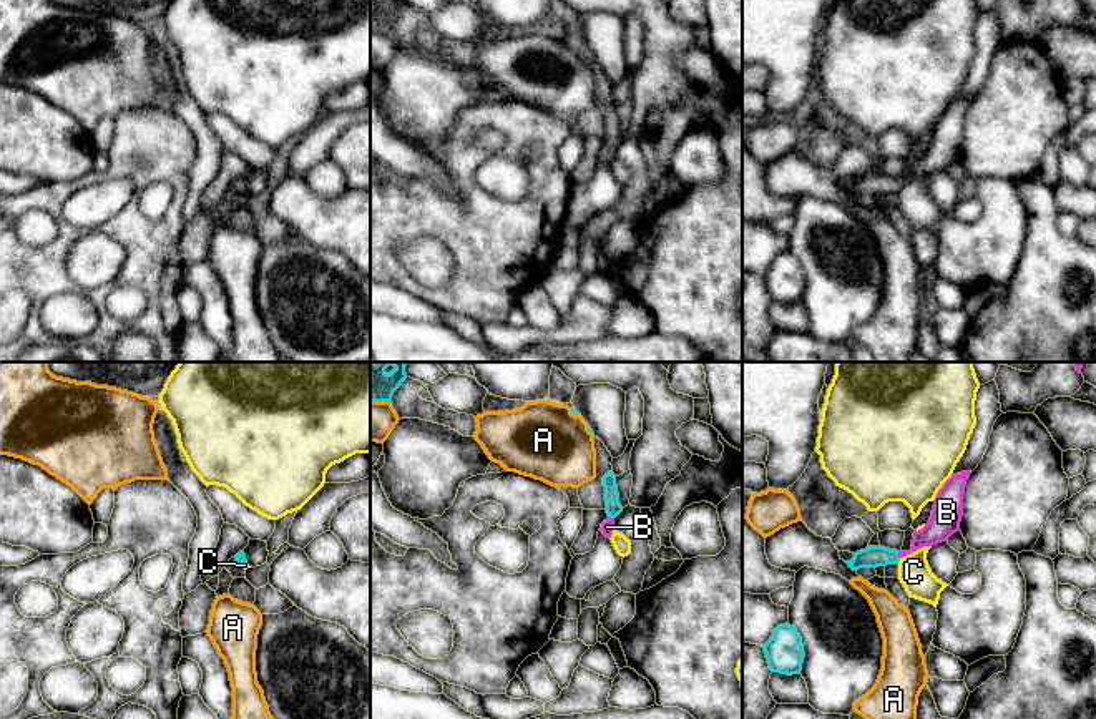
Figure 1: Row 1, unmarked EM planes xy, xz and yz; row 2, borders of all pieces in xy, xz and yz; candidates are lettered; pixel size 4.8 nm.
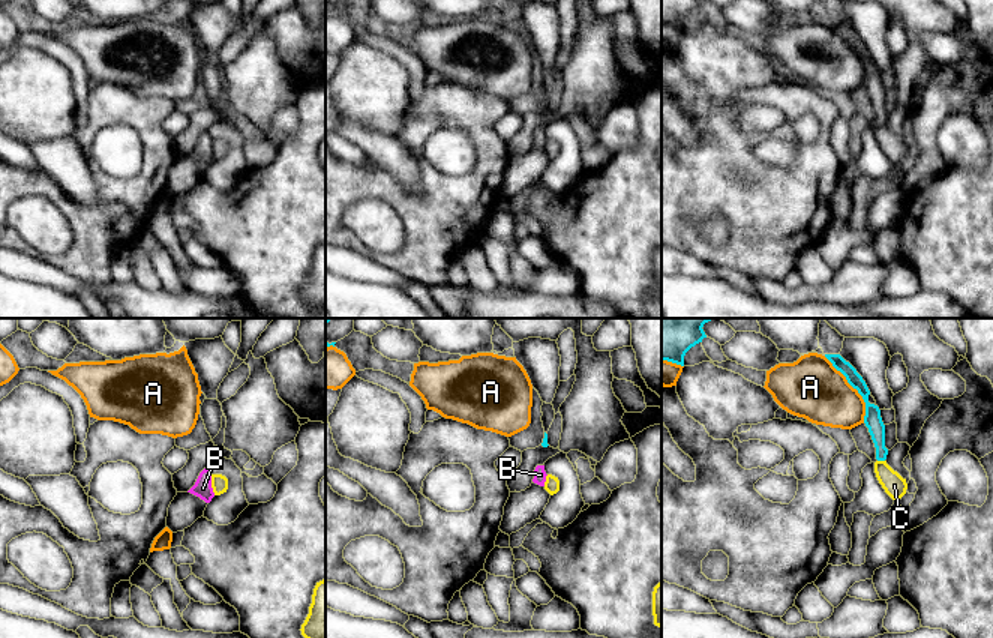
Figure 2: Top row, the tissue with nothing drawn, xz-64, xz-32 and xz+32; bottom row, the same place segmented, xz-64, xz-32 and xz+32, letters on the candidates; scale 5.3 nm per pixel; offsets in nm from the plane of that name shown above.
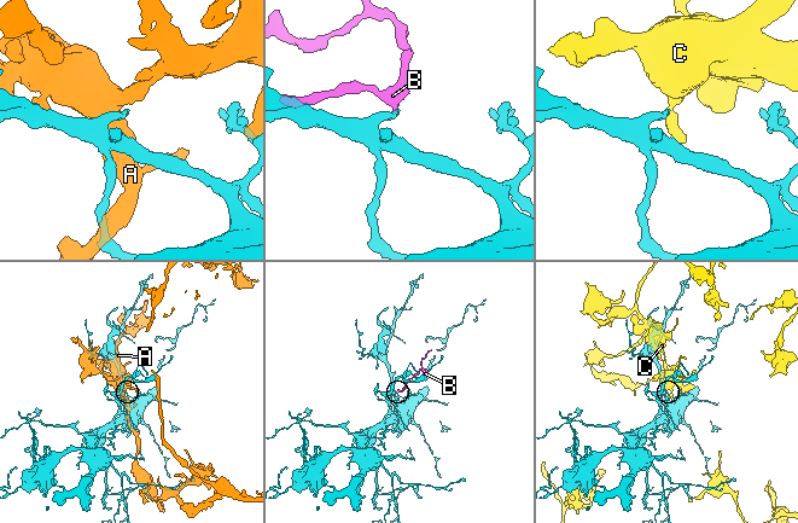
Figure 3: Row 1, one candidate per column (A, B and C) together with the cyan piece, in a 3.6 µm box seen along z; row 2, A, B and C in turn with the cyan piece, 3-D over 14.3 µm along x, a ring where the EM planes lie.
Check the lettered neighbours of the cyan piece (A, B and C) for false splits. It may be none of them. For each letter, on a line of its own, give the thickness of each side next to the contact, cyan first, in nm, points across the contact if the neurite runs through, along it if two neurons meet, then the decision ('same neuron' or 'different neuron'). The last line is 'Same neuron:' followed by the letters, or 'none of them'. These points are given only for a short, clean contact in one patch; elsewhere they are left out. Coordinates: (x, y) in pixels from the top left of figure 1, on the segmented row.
A: 180 nm thick on the cyan side, 190 nm on the other; different neuron
B: 110 nm thick on the cyan side, 140 nm on the other; runs through yz (872, 557), (897, 555), (909, 553), (940, 527); same neuron
C: 110 nm thick on the cyan side, 160 nm on the other; different neuron
Same neuron: B

